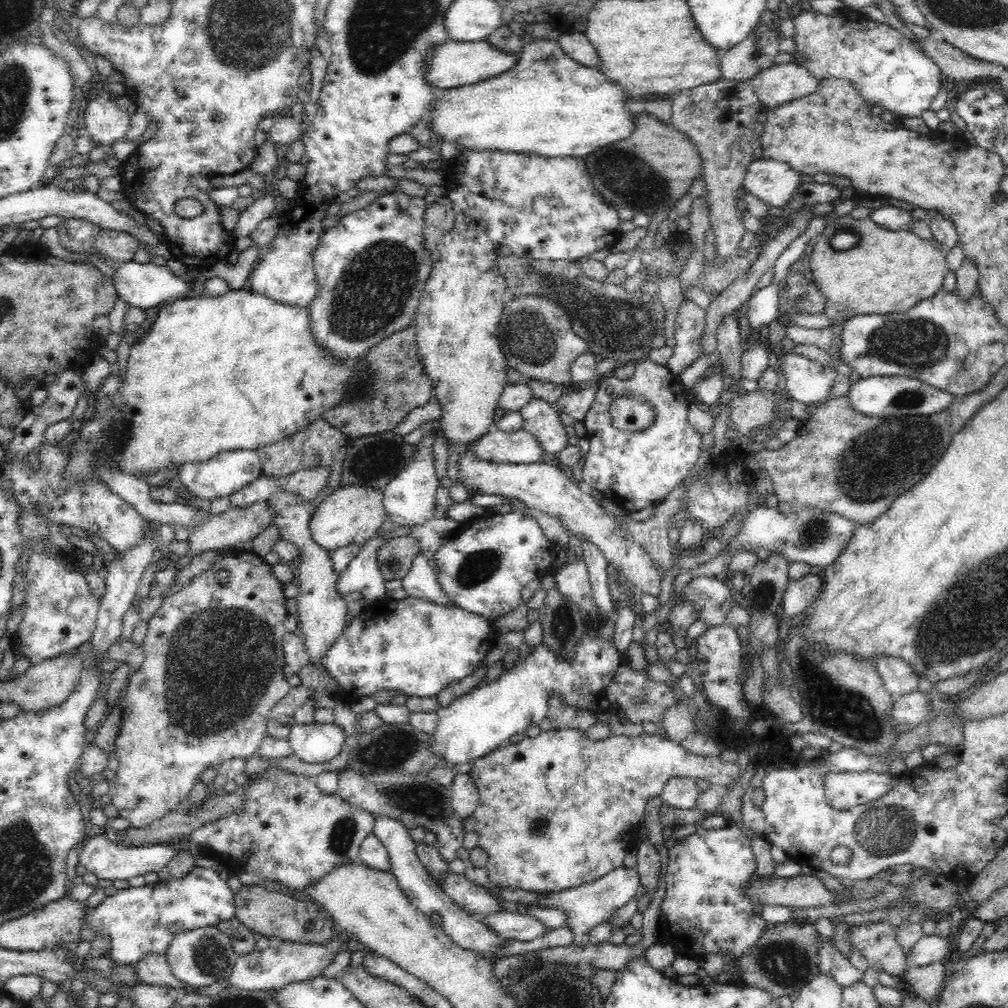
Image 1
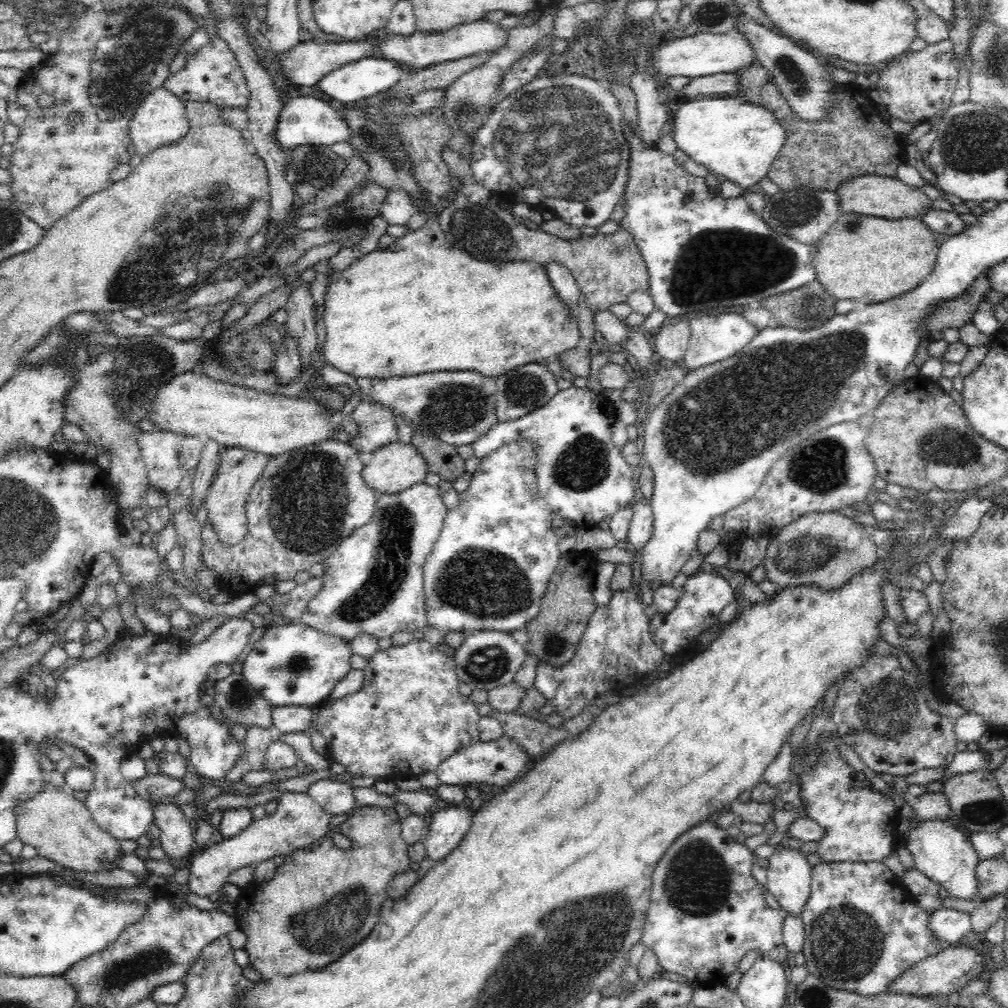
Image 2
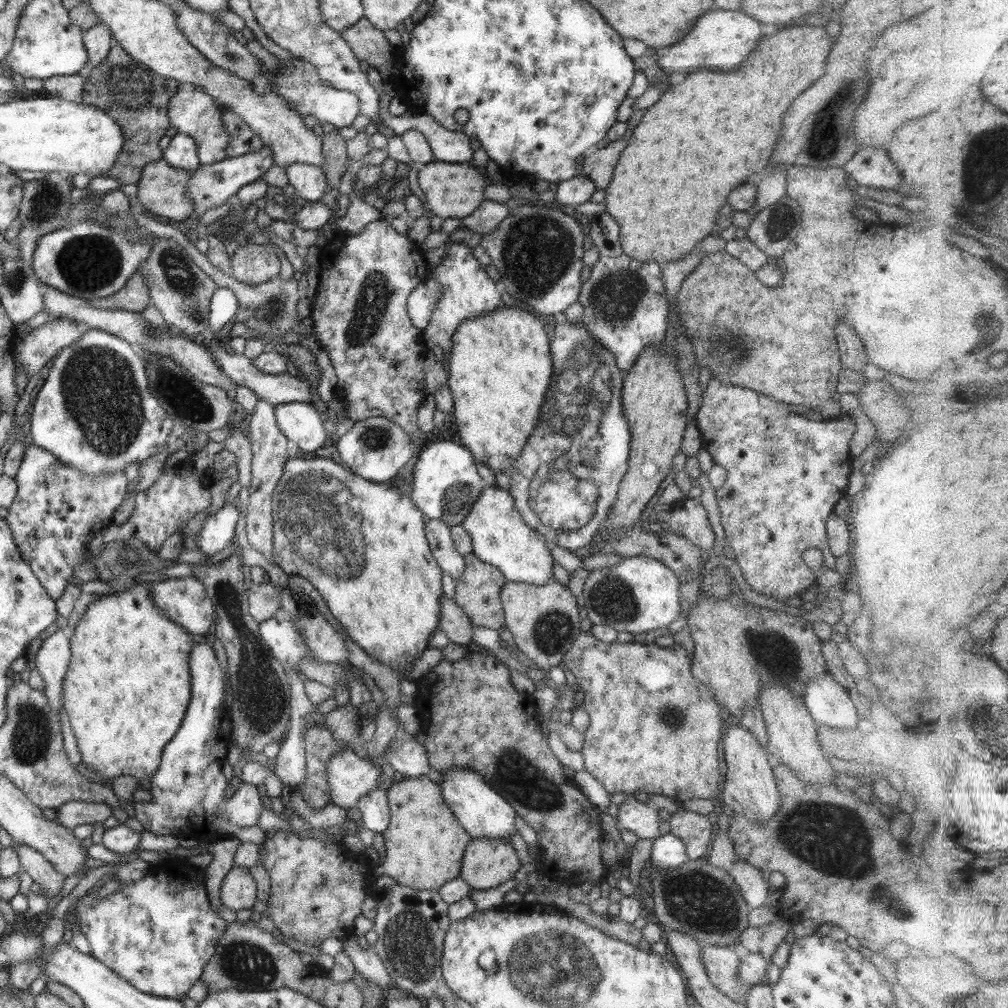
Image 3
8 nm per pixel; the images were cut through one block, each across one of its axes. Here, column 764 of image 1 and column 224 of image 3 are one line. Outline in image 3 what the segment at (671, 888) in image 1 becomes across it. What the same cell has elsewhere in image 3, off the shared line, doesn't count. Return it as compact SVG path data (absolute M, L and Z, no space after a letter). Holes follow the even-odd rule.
M172 860L156 865L142 879L124 882L120 891L106 898L93 899L95 891L98 888L87 891L71 909L78 914L81 932L90 944L90 954L144 994L183 1000L202 976L228 926L208 901L204 871L181 860Z

